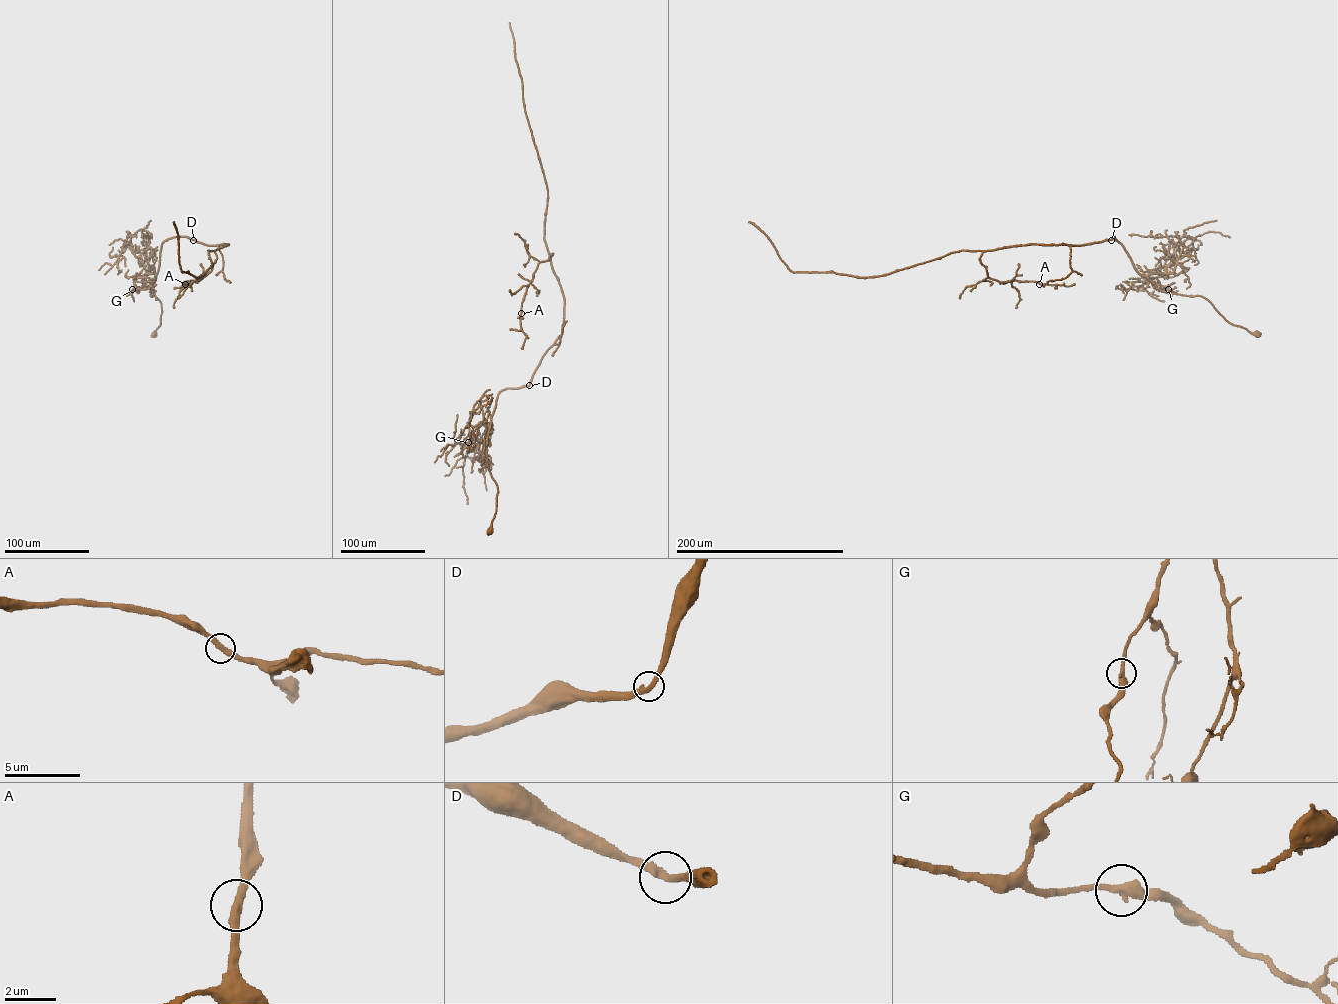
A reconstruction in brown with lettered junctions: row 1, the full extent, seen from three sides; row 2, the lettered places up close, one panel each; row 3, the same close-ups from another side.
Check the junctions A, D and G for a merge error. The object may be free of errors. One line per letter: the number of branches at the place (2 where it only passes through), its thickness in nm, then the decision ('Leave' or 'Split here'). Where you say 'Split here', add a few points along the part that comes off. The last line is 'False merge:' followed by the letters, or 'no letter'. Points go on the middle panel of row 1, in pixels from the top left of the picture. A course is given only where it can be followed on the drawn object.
A: Branches: 2. Thickness 360 nm. Leave
D: Branches: 2. Thickness 320 nm. Leave
G: Branches: 2. Thickness 340 nm. Leave
False merge: no letter

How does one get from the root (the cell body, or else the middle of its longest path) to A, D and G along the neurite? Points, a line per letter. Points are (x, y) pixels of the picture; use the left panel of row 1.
A: (155, 334), (161, 303), (150, 293), (161, 244), (185, 236), (228, 244), (215, 251), (210, 272), (185, 284)
D: (155, 334), (160, 325), (161, 303), (150, 293), (161, 244), (176, 237), (193, 240)
G: (155, 334), (160, 325), (162, 308), (160, 301), (151, 296), (155, 279), (146, 277), (140, 288), (132, 289)

